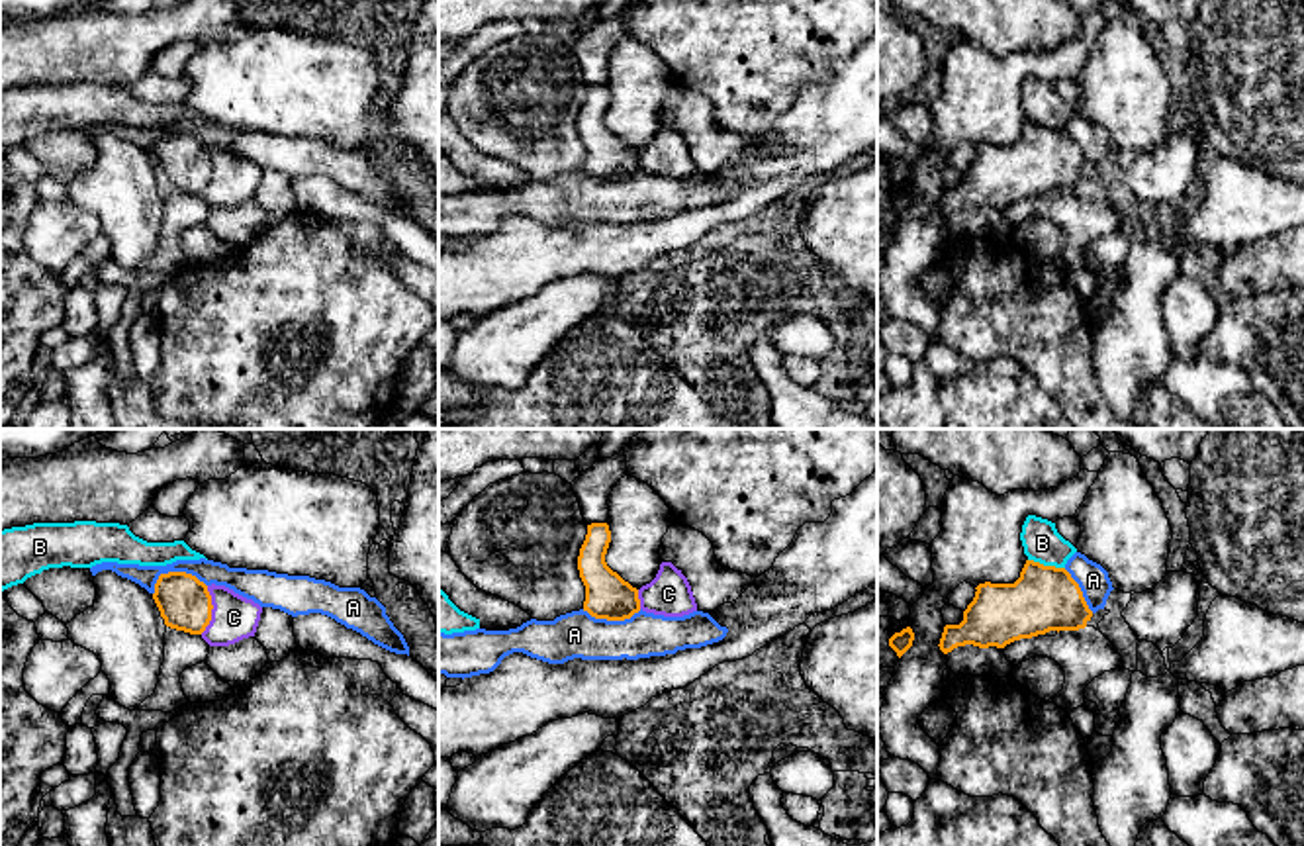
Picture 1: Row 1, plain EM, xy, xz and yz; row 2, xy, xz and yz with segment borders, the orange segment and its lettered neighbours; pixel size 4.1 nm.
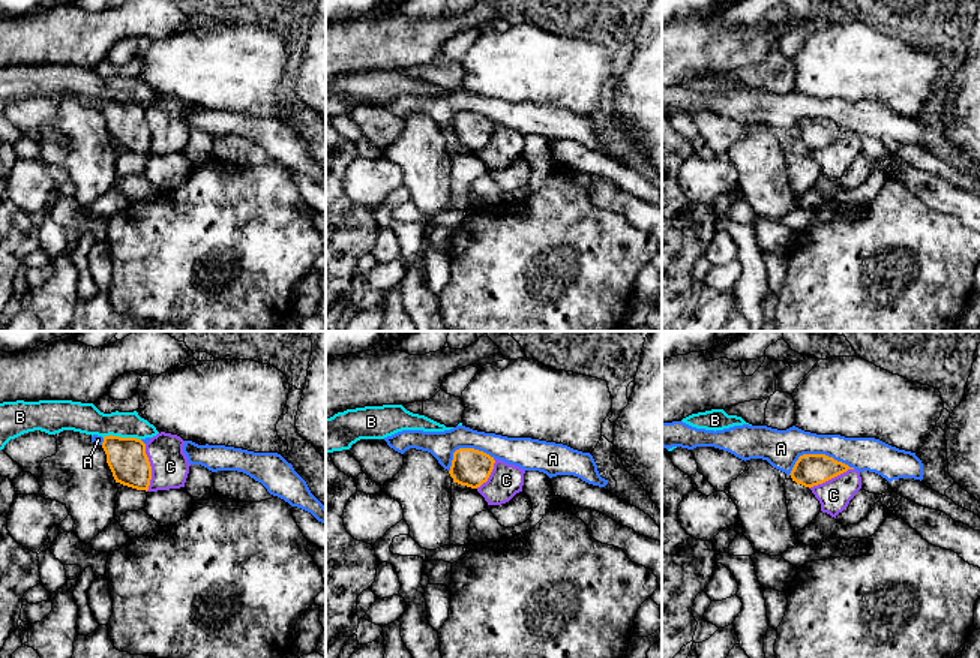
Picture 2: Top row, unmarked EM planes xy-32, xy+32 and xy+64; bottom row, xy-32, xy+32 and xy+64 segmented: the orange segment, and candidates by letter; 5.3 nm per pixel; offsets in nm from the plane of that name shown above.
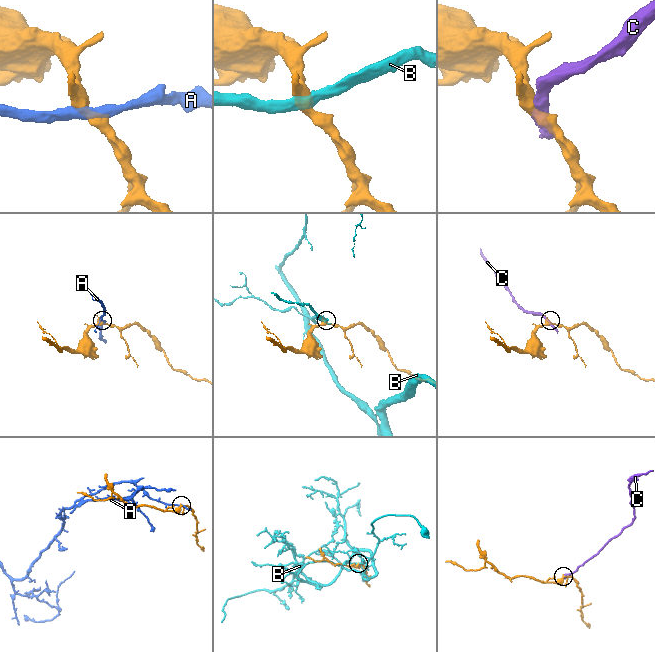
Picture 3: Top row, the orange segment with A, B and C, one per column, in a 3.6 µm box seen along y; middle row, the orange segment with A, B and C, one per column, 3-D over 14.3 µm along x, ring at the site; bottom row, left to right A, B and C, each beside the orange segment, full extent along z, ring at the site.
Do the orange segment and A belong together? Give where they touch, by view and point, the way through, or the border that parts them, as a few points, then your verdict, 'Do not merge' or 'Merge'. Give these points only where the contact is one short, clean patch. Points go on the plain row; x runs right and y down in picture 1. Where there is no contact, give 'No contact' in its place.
Touches orange at xy (173, 134). Do not merge

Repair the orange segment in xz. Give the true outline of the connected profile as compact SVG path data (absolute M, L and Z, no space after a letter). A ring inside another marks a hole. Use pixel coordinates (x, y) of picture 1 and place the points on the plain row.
M607 84L587 86L578 118L580 139L585 147L583 172L595 180L625 182L640 172L638 151L607 127L609 104Z

